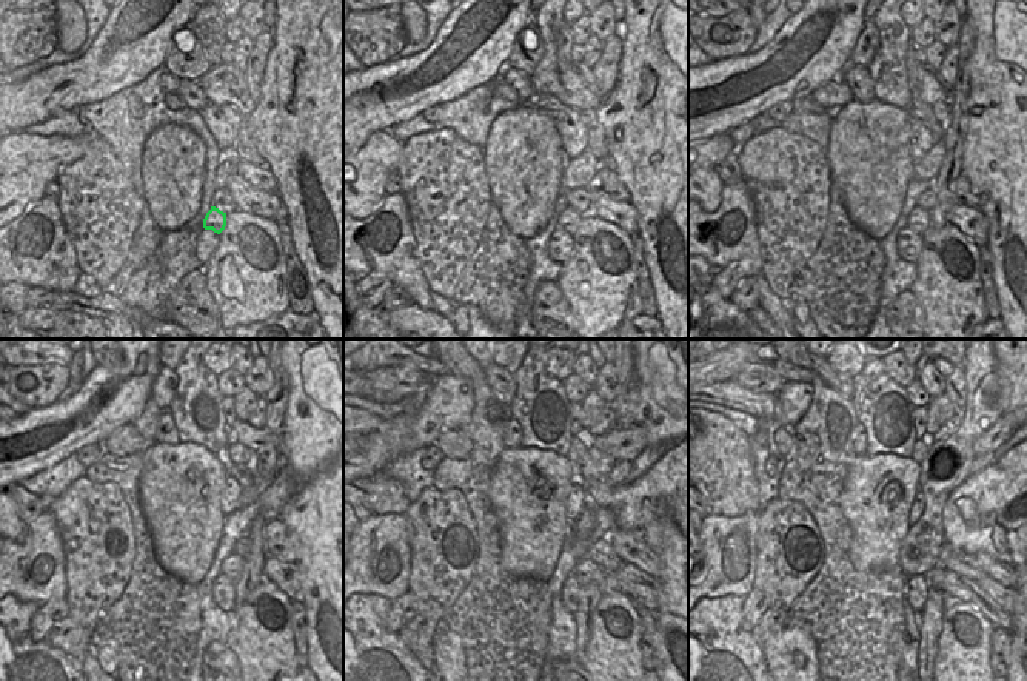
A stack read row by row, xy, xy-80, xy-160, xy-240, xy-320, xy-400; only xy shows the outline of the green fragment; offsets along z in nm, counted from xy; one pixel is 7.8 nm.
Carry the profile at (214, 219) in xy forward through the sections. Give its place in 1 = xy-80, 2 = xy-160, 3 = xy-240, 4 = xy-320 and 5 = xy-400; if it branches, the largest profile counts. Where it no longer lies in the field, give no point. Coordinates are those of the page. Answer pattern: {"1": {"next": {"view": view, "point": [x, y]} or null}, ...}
{"1": {"next": {"view": "xy-80", "point": [568, 221]}}, "2": {"next": {"view": "xy-160", "point": [918, 219]}}, "3": {"next": {"view": "xy-240", "point": [231, 566]}}, "4": {"next": {"view": "xy-320", "point": [587, 572]}}, "5": {"next": {"view": "xy-400", "point": [964, 589]}}}

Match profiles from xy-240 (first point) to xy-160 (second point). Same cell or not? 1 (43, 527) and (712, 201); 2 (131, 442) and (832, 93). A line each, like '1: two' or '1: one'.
1: two
2: one

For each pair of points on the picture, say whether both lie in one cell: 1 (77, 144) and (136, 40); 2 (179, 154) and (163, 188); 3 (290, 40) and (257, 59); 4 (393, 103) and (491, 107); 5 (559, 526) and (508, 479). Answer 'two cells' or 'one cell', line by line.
1: two cells
2: one cell
3: two cells
4: two cells
5: one cell

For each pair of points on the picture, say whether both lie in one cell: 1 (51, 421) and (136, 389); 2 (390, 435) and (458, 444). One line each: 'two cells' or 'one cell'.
1: one cell
2: two cells

